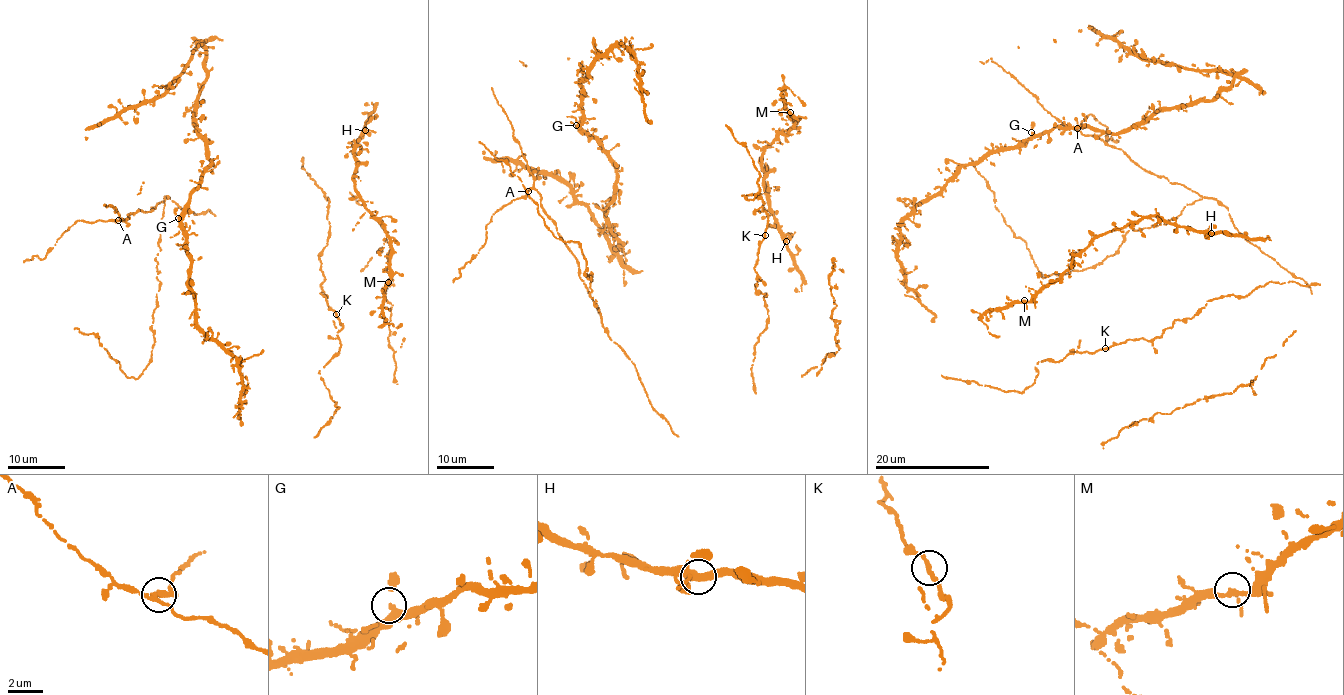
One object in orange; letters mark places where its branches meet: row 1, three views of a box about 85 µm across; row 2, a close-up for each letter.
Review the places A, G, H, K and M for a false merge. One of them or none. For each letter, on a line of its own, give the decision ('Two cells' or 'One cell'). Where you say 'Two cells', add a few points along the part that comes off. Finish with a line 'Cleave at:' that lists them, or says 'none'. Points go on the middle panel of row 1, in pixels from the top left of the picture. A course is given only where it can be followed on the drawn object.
A: One cell
G: One cell
H: One cell
K: One cell
M: One cell
Cleave at: none

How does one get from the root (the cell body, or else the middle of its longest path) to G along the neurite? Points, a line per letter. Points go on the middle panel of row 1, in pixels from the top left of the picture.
G: (640, 83), (632, 50), (619, 44), (605, 52), (581, 82), (582, 123), (576, 125)

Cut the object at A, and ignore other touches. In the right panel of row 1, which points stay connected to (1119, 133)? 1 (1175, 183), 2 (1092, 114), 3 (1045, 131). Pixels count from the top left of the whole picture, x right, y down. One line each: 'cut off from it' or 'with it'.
1: with it
2: cut off from it
3: with it

